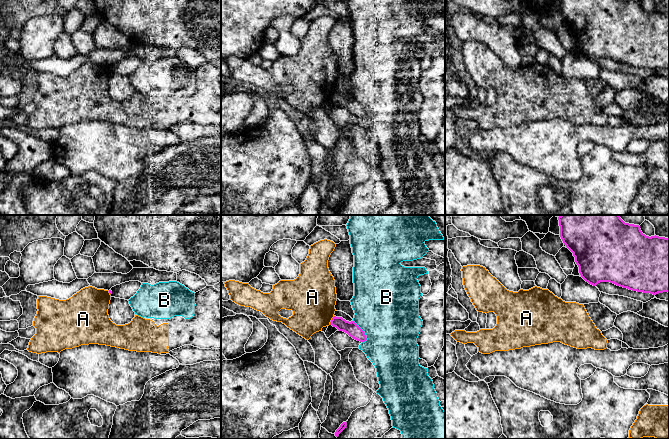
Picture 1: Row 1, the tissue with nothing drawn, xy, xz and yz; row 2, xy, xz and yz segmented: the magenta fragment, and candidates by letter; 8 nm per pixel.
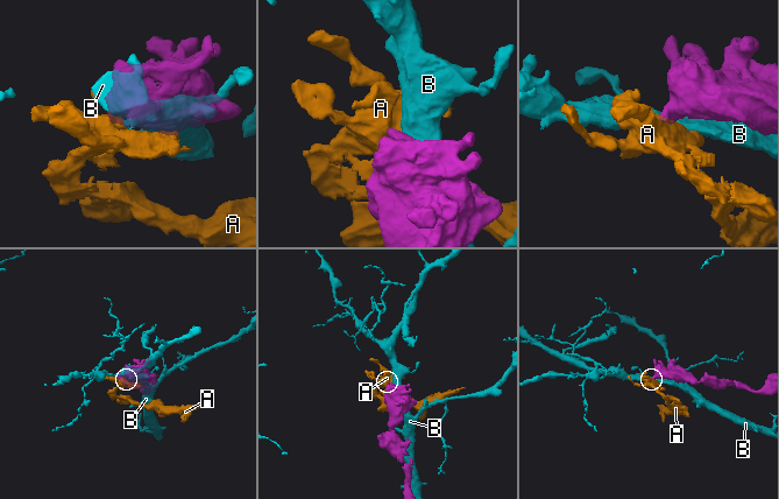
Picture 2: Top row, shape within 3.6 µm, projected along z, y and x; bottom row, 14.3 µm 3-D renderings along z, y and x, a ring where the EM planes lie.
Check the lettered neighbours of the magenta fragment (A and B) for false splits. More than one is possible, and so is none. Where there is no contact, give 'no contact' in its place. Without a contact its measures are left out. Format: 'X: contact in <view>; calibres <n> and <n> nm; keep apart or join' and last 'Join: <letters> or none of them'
A: contact in xz; calibres 110 and 380 nm; keep apart
B: contact in xz; calibres 110 and 500 nm; keep apart
Join: none of them

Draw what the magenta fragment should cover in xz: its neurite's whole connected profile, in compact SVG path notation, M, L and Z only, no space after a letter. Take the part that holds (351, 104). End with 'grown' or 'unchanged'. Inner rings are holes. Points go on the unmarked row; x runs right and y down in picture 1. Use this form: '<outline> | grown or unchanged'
M334 92L330 101L336 103L339 107L347 109L350 113L357 117L365 118L367 116L364 107L354 97L349 98L342 93Z | unchanged

